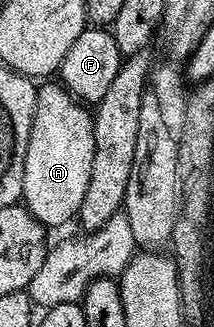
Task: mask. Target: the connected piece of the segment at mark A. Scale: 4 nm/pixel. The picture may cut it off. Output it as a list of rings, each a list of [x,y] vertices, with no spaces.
[[[46,82],[38,88],[34,125],[28,138],[28,154],[24,158],[24,186],[22,200],[29,210],[47,229],[53,230],[61,224],[73,221],[80,210],[80,202],[84,202],[84,190],[88,190],[88,182],[92,178],[92,154],[96,150],[94,141],[94,118],[91,109],[69,88],[61,83]]]

